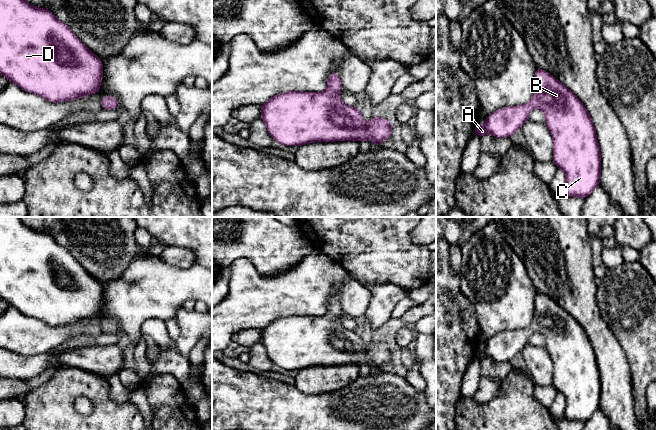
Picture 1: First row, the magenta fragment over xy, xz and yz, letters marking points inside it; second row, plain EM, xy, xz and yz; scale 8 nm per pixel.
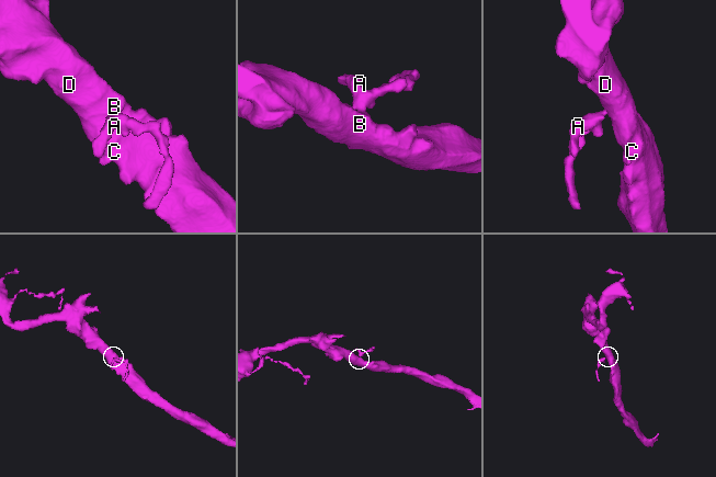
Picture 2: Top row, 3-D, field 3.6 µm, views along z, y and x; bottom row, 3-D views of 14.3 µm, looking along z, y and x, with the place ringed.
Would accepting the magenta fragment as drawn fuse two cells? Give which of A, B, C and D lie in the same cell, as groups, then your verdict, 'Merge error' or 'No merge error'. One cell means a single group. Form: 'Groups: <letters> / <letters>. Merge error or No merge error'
Groups: A B C D. No merge error

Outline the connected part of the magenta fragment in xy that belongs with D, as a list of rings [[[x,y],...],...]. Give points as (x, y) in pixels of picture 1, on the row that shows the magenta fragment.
[[[0,0],[0,73],[22,90],[58,103],[98,92],[103,65],[53,12],[25,0]]]

